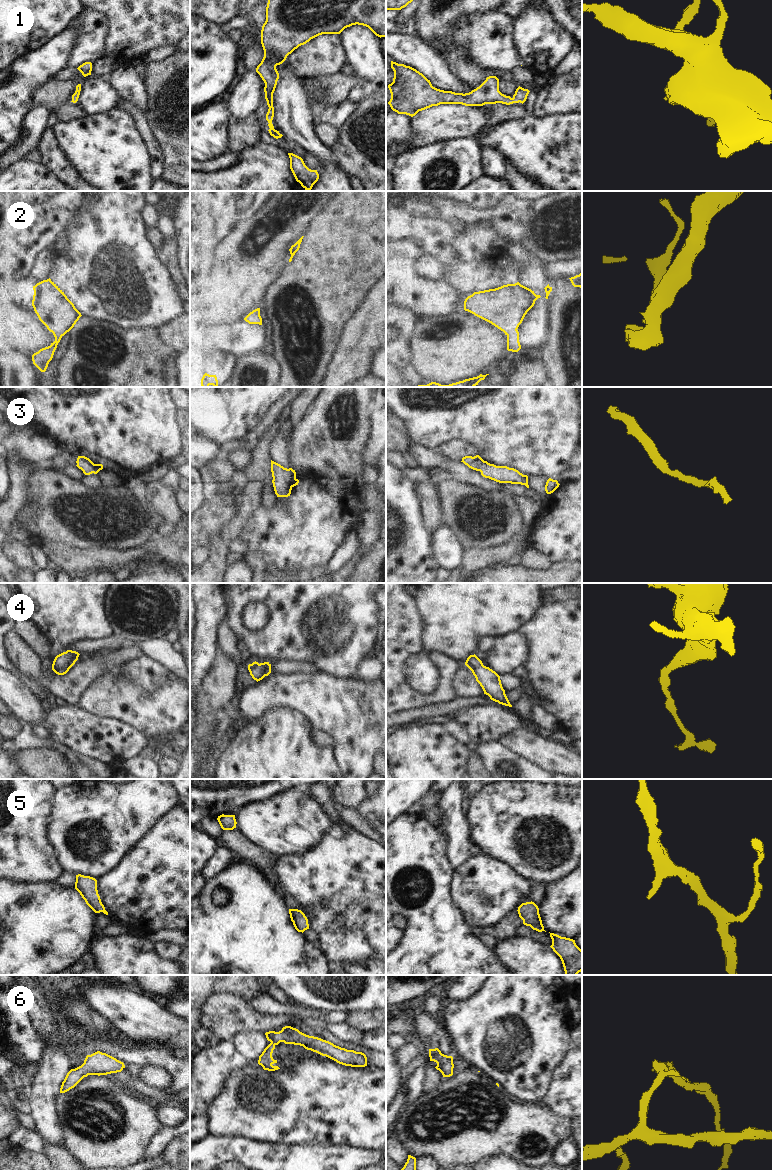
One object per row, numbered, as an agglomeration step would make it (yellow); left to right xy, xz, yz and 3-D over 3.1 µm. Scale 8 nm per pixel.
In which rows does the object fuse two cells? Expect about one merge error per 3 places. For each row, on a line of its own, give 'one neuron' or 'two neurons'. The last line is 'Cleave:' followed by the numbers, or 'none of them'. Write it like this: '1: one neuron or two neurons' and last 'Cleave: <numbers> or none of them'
1: one neuron
2: one neuron
3: one neuron
4: one neuron
5: one neuron
6: one neuron
Cleave: none of them

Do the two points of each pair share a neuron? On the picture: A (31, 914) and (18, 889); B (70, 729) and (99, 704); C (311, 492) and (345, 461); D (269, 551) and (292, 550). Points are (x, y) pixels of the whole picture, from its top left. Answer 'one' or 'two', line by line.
A: one
B: two
C: two
D: one

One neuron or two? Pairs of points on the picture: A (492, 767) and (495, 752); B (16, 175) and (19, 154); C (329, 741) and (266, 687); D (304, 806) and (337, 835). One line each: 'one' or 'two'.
A: one
B: two
C: two
D: two

